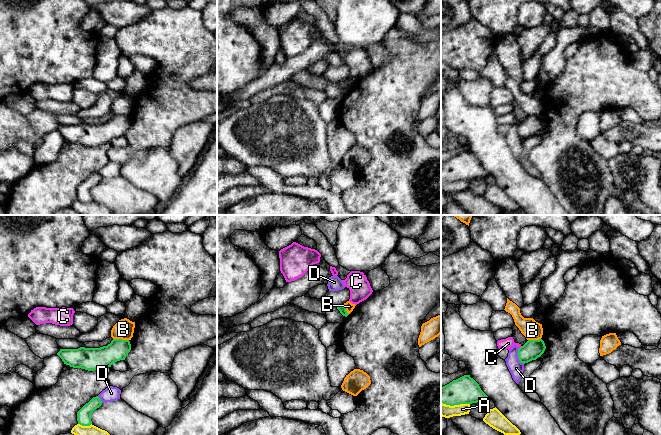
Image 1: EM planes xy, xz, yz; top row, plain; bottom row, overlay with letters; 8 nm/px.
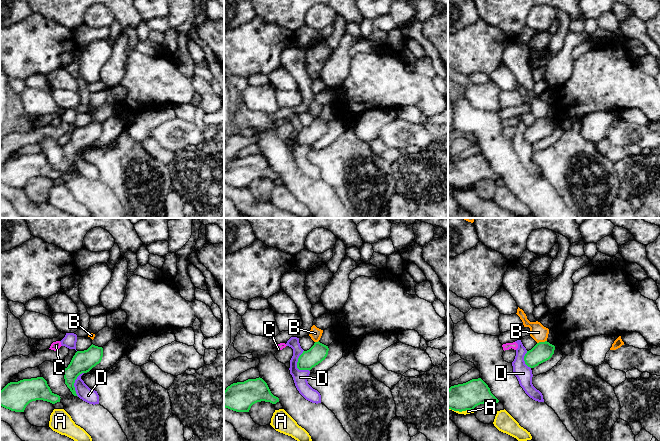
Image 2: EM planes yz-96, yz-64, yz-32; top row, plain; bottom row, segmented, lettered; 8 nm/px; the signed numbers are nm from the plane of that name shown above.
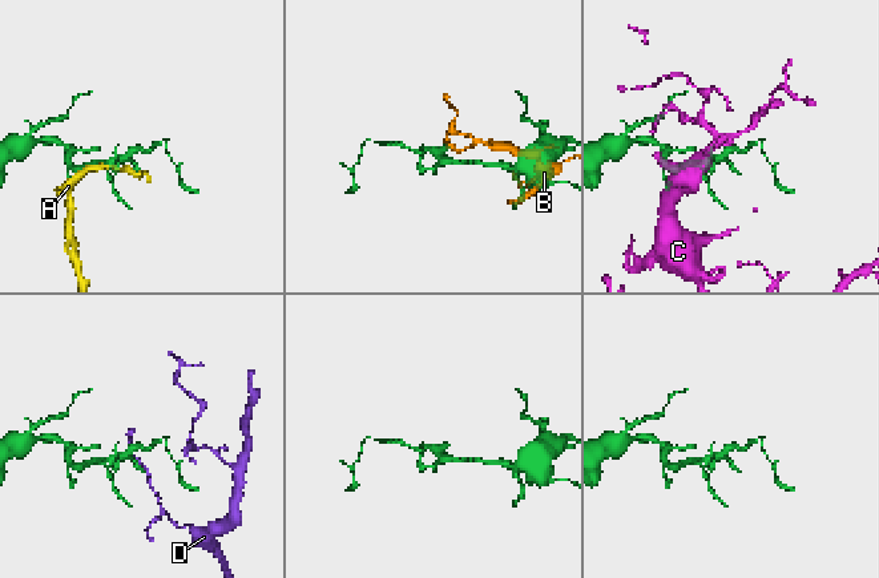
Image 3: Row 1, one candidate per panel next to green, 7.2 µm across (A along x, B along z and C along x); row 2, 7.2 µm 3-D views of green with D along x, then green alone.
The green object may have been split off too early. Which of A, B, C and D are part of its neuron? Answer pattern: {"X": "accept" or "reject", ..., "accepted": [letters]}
{"A": "reject", "B": "reject", "C": "reject", "D": "reject", "accepted": []}

